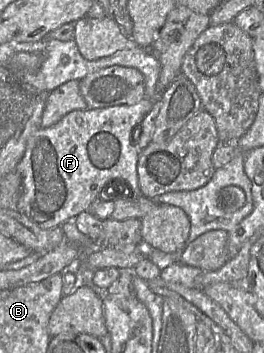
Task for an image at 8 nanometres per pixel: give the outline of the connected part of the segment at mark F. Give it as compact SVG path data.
M144 98L133 105L119 105L99 109L87 108L86 110L75 110L66 114L56 124L48 128L39 128L27 141L24 154L16 166L16 171L20 174L22 182L21 194L17 203L16 210L24 214L40 228L52 229L55 227L60 227L71 218L75 218L81 212L87 211L90 204L99 196L100 192L103 196L111 194L113 195L113 197L114 194L118 194L119 192L131 192L135 195L141 194L137 174L137 161L141 150L135 145L132 133L134 132L134 130L138 130L141 121L152 109L153 101L154 100L151 100L149 98Z

